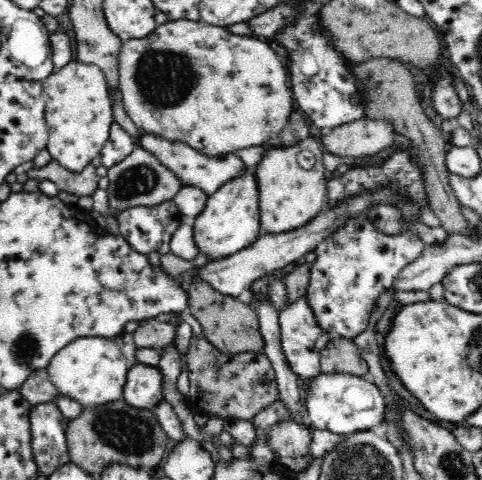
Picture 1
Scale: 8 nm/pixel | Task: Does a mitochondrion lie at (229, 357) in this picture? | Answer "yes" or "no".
no

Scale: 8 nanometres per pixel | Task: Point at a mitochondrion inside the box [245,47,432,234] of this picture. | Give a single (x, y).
(371, 82)

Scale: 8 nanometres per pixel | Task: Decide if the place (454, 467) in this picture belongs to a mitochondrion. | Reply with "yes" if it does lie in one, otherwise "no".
yes

